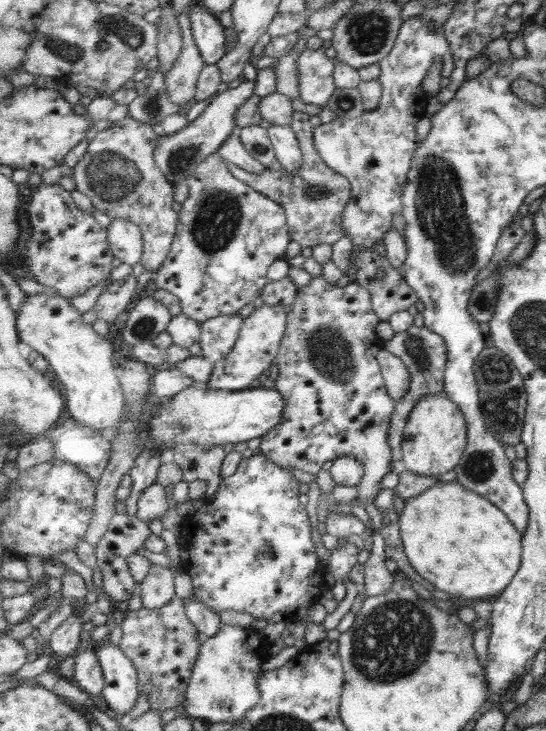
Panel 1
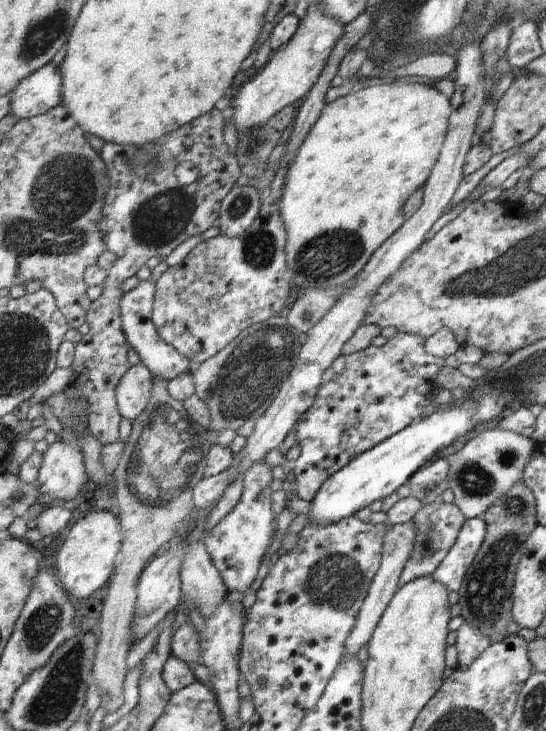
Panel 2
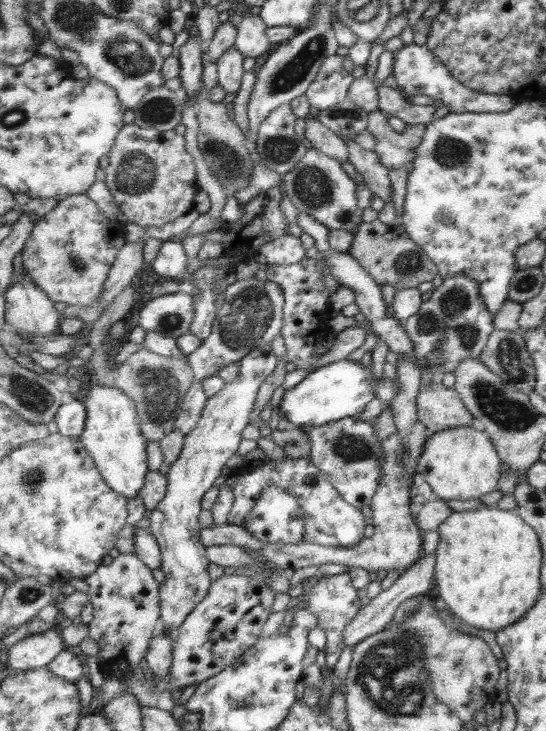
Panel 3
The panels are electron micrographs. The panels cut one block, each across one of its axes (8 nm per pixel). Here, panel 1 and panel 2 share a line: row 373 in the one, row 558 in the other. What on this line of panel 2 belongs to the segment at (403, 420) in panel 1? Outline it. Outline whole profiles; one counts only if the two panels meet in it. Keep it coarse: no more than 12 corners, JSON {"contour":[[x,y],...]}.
{"contour":[[437,500],[413,518],[417,542],[401,586],[433,576],[469,520]]}

